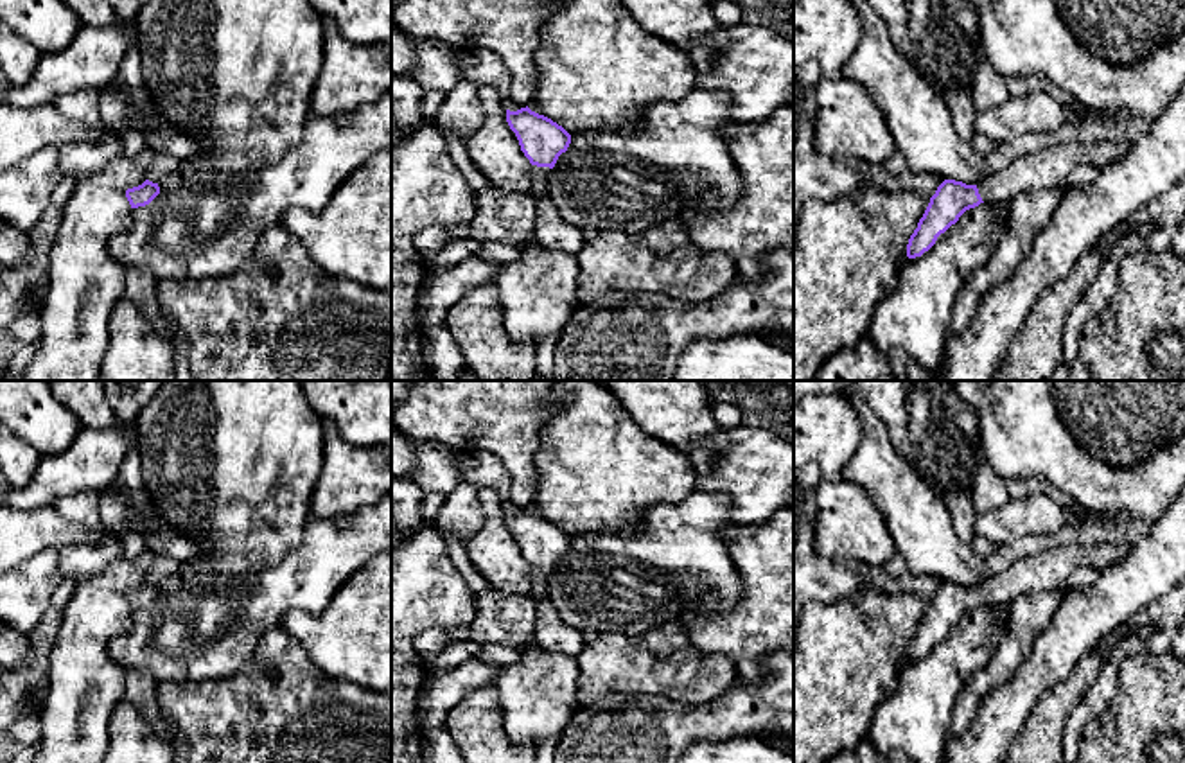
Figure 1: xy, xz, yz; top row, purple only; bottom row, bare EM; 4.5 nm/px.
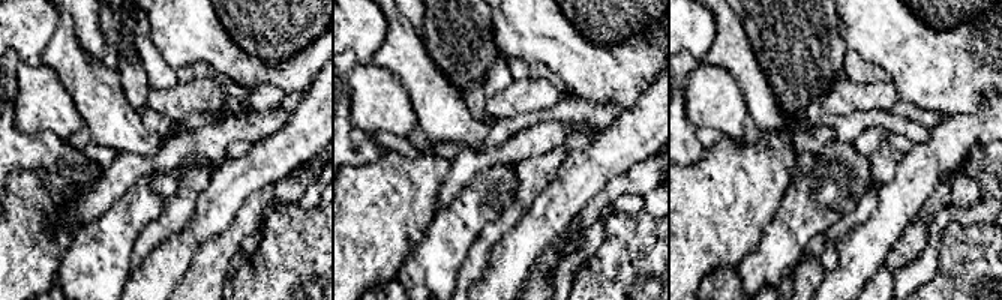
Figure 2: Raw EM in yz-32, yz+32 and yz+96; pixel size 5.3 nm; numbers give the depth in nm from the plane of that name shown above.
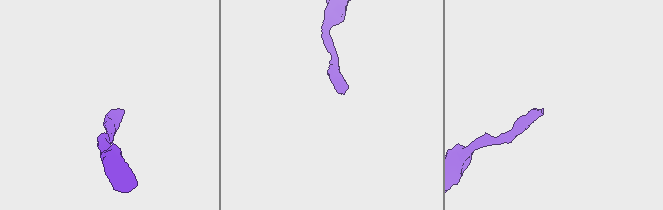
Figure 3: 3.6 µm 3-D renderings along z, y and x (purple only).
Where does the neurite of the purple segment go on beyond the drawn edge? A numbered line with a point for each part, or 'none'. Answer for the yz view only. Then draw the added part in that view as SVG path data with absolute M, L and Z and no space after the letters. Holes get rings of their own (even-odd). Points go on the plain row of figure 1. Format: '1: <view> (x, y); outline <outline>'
1: yz (1051, 570); outline M1124 544L1058 546L986 576L977 591L984 605L1009 609L1022 594L1063 589L1081 567L1104 571L1128 557L1131 548Z

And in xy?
none

